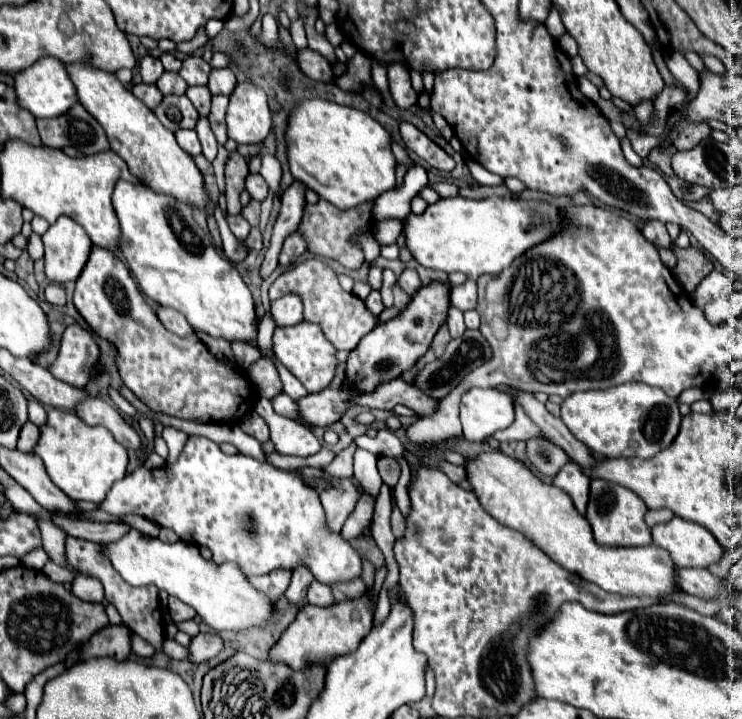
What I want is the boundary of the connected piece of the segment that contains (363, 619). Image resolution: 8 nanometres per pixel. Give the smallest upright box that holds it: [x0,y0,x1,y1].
[271,593,375,669]

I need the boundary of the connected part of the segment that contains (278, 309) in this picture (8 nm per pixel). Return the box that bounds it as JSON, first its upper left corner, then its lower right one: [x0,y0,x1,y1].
[271,293,303,325]

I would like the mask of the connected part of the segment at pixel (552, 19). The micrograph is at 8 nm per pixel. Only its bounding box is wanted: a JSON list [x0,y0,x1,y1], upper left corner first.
[545,7,565,39]

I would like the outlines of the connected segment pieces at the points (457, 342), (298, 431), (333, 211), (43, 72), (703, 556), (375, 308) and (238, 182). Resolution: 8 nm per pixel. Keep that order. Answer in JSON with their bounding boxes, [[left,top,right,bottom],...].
[[413,331,491,399],[255,397,321,457],[299,199,375,271],[13,57,77,119],[651,519,723,567],[365,291,383,315],[227,151,249,215]]

